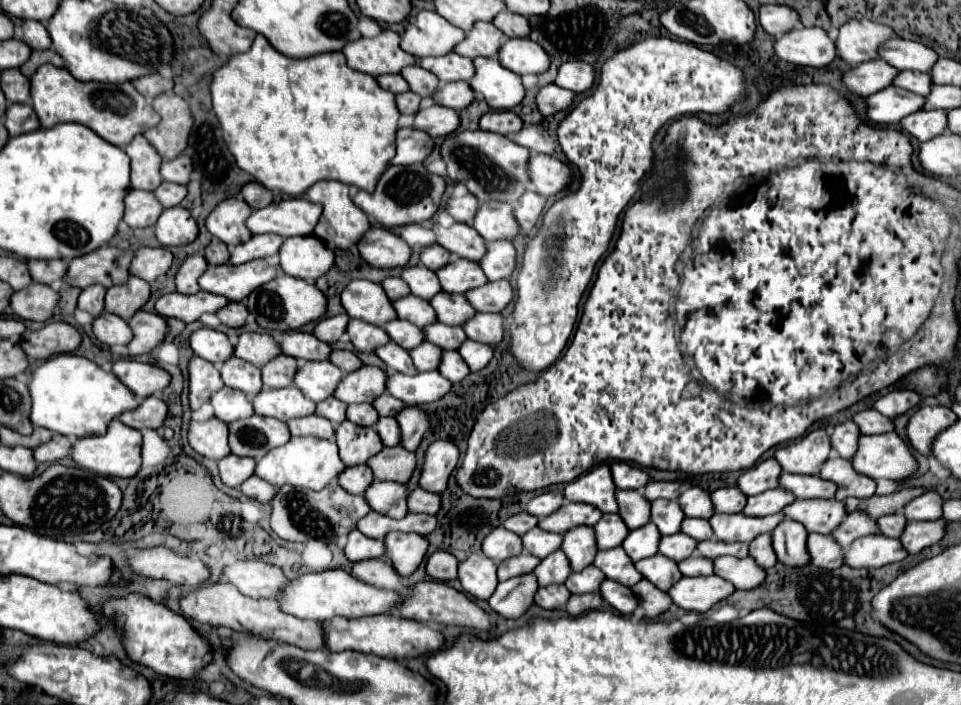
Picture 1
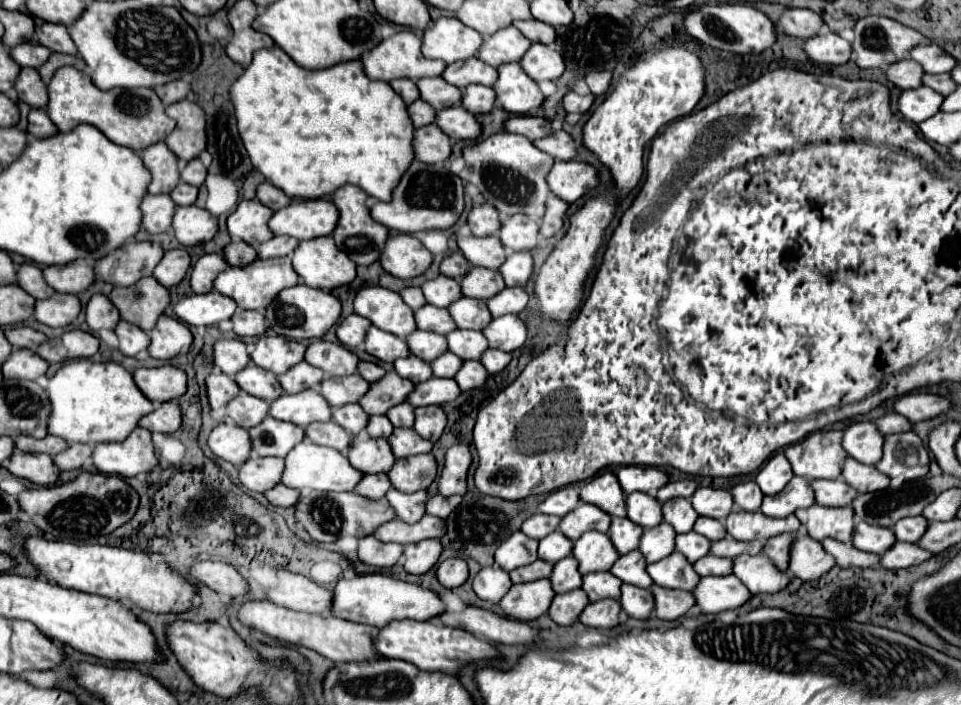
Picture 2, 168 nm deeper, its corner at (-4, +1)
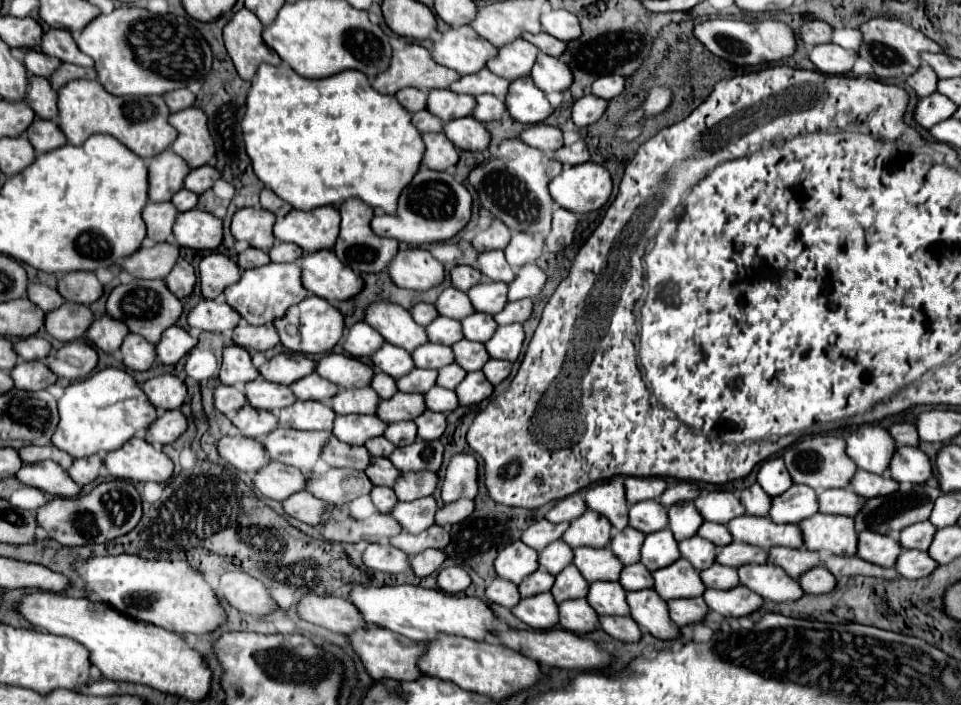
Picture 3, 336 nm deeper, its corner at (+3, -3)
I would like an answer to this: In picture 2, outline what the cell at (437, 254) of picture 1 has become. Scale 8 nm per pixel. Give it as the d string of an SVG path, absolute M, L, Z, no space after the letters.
M453 253L449 257L443 259L441 263L441 273L447 275L447 277L453 277L453 279L461 279L465 273L469 271L469 261L461 255L461 253Z

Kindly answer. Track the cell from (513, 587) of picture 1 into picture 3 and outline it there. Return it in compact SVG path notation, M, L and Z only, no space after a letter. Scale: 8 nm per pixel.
M548 591L520 599L510 611L532 629L552 629L558 623L558 605Z

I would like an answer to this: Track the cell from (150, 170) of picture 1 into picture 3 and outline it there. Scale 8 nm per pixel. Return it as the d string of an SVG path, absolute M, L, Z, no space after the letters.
M170 149L154 155L148 165L148 197L150 201L170 201L176 191L182 189L182 181L188 173L188 165L182 157Z

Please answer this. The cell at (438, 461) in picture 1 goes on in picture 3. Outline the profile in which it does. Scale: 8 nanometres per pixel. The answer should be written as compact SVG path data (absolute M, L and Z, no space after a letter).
M458 453L446 467L442 485L442 501L452 503L458 499L474 499L478 493L478 463L474 455Z

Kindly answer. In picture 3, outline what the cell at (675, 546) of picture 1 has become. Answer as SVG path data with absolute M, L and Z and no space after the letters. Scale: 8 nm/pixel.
M694 535L690 539L684 539L678 543L678 549L682 553L684 559L688 559L692 563L694 569L702 571L706 567L710 567L714 563L714 557L716 557L716 547L714 543Z

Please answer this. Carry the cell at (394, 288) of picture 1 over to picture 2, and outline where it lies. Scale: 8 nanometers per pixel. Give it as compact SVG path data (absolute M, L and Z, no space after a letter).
M419 287L403 289L403 291L401 291L401 297L403 297L403 301L405 301L413 311L421 309L421 307L427 303L427 301L425 301L425 295L423 295L423 291L421 291Z

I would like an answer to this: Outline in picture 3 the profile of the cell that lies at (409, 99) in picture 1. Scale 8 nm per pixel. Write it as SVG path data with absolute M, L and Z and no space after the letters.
M426 109L418 111L412 115L412 125L420 131L420 133L436 133L436 131L442 131L442 121L434 115L430 115Z

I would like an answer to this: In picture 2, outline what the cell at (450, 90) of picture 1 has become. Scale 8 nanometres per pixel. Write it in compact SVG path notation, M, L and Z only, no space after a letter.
M469 85L463 89L463 101L461 107L475 115L489 113L495 107L495 91L485 85Z

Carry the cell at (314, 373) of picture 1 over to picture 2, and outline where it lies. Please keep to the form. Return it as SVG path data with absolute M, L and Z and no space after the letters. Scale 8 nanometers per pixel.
M361 375L329 377L321 383L321 395L329 401L331 407L357 403L367 391L369 391L369 383Z

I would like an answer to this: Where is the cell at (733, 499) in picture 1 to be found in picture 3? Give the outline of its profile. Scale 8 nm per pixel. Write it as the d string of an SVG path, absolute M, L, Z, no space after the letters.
M754 483L752 487L748 487L748 489L742 491L740 501L746 507L746 515L764 517L768 513L768 509L770 509L770 501L772 499L762 491L762 487L758 483Z

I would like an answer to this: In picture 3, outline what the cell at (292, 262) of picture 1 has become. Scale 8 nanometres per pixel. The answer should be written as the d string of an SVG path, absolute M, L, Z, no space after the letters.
M332 249L304 253L298 259L302 269L302 285L306 291L336 303L356 295L362 289L362 279L350 267L342 265Z

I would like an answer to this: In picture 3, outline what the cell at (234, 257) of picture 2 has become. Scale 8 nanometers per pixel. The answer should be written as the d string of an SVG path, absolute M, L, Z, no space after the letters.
M248 247L248 249L244 249L242 253L236 255L236 263L238 263L240 269L254 269L254 267L260 267L260 265L270 263L270 257L262 249Z

